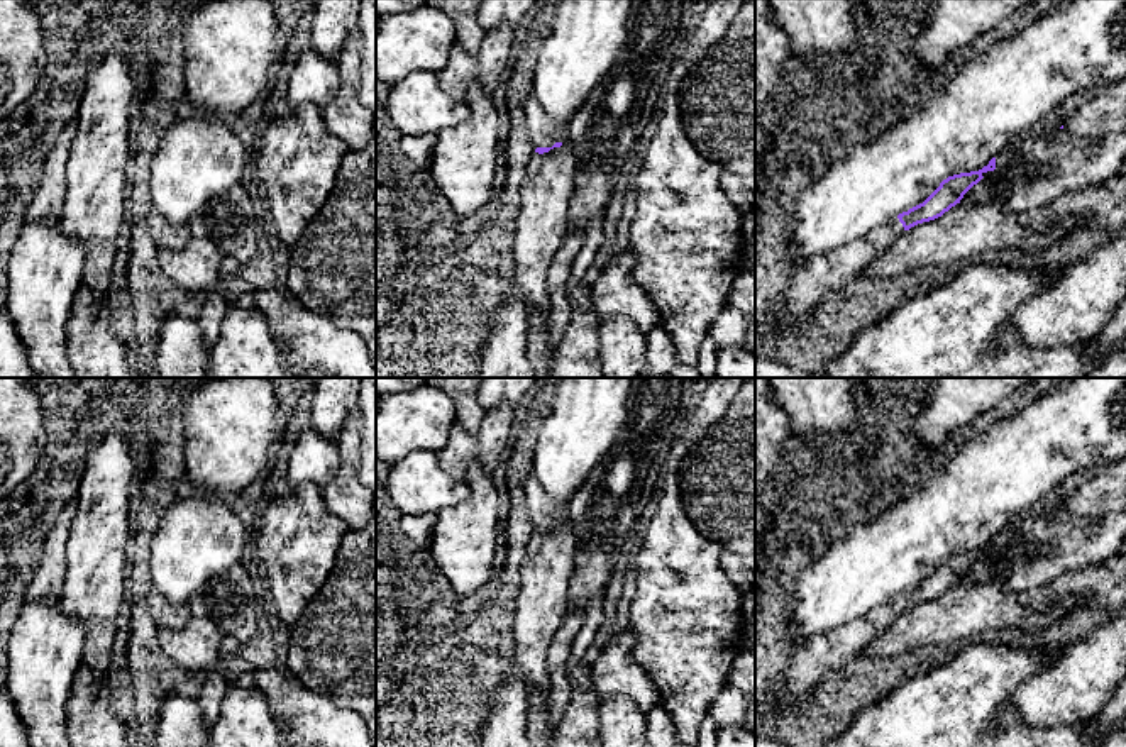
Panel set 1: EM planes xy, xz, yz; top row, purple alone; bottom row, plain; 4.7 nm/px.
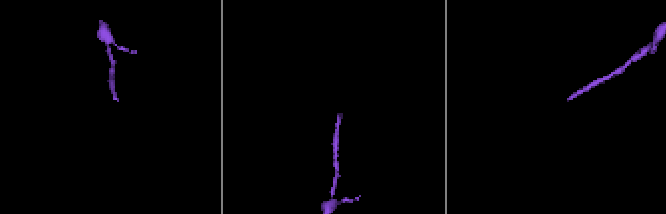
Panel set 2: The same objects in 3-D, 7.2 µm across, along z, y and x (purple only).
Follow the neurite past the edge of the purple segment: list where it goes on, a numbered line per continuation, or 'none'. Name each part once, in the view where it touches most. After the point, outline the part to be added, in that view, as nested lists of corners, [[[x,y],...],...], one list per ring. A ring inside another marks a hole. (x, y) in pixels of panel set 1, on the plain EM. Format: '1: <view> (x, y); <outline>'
1: xz (544, 512); [[[535,474],[528,476],[527,483],[527,506],[530,510],[532,527],[552,527],[555,522],[567,520],[567,506],[554,501],[540,486]]]

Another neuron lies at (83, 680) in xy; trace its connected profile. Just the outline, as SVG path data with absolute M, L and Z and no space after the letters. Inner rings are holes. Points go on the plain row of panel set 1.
M80 666L66 703L71 747L130 747L125 723L112 711L110 683Z

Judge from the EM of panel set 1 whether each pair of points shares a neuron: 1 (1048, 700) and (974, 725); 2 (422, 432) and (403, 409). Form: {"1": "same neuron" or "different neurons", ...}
{"1": "different neurons", "2": "same neuron"}

